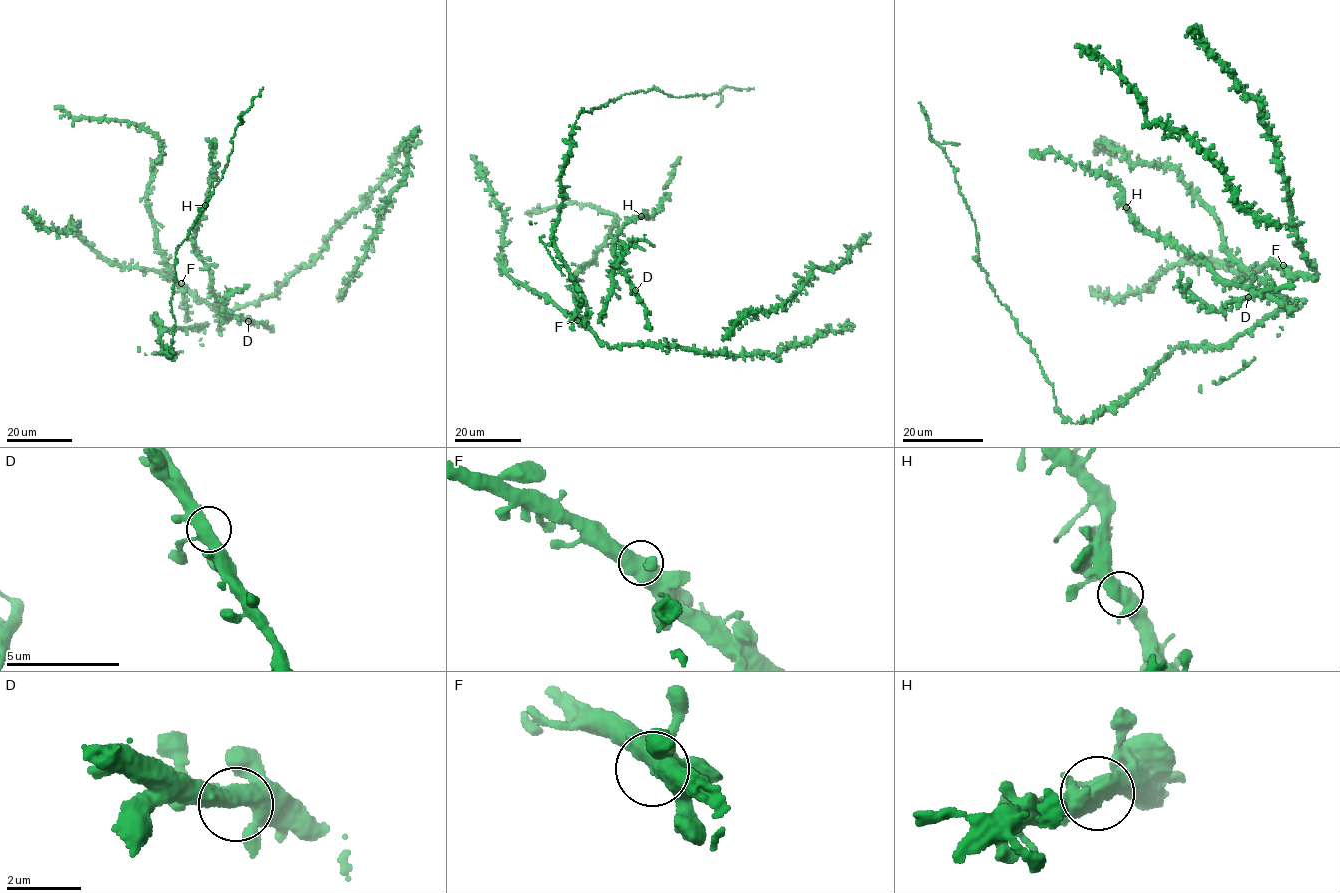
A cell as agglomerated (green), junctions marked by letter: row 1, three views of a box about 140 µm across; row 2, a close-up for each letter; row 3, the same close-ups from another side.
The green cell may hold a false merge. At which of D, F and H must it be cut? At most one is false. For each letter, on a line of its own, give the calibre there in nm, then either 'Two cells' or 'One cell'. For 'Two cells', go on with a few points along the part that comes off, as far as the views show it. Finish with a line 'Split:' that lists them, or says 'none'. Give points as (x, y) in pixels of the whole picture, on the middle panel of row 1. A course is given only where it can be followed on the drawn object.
D: Thickness 400 nm. One cell
F: Thickness 460 nm. One cell
H: Thickness 460 nm. One cell
Split: none

